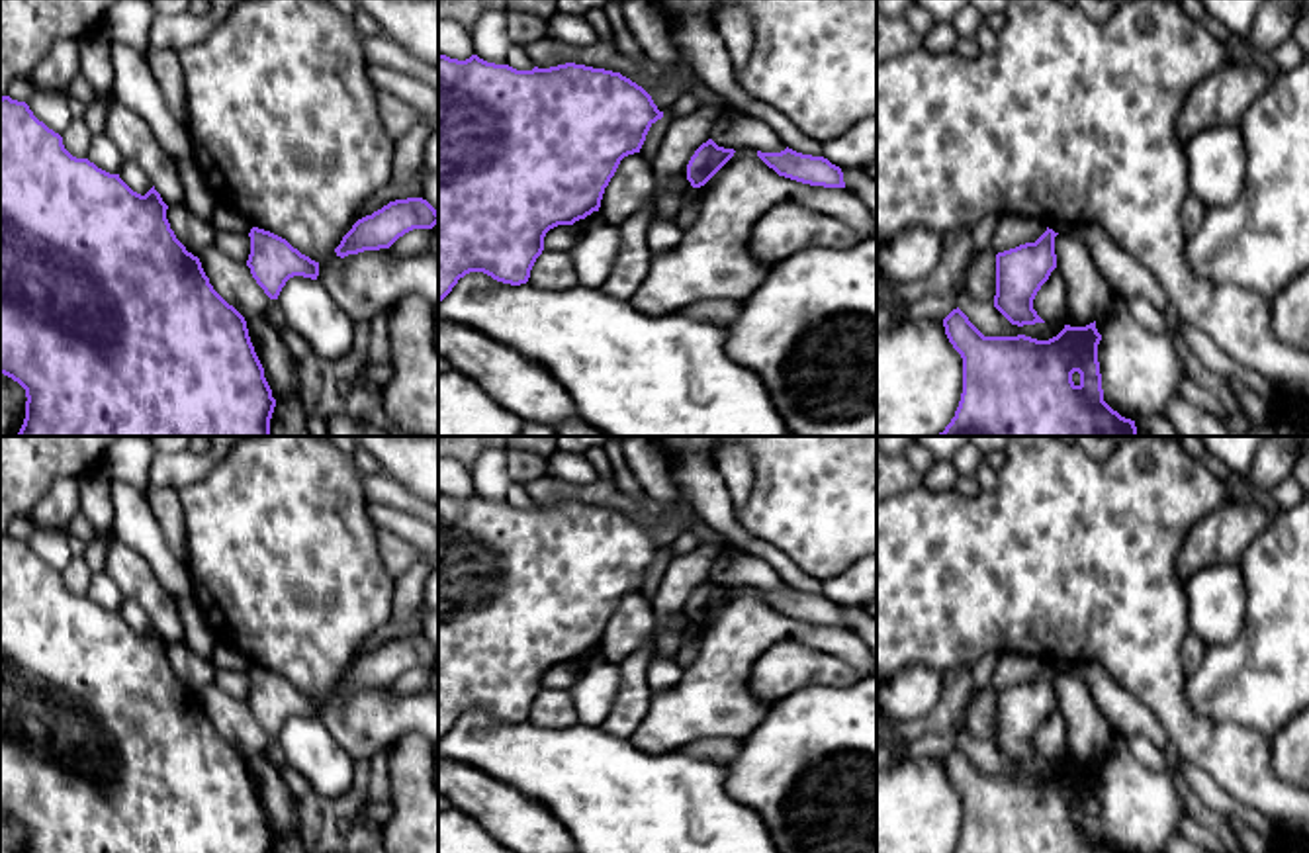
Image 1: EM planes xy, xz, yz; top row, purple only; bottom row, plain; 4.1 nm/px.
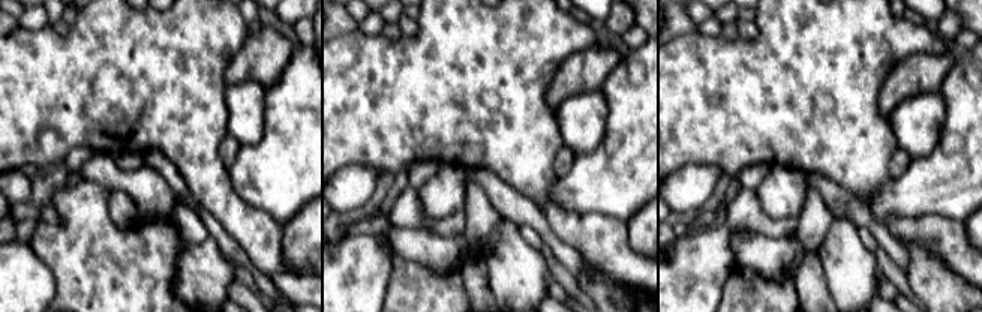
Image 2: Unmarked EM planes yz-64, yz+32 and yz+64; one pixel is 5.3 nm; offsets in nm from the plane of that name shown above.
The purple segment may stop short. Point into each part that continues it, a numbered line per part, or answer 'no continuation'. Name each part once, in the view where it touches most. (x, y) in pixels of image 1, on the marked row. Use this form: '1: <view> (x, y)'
no continuation

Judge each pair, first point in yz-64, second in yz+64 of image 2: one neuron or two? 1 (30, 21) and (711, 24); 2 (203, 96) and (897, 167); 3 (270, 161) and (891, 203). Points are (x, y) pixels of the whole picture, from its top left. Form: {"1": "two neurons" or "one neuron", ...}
{"1": "one neuron", "2": "two neurons", "3": "one neuron"}

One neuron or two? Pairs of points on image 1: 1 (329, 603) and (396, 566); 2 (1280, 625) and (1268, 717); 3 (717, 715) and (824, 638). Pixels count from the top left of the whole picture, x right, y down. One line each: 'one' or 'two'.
1: two
2: one
3: one

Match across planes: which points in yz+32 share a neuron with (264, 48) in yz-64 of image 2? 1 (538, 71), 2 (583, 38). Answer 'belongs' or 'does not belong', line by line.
1: does not belong
2: does not belong

